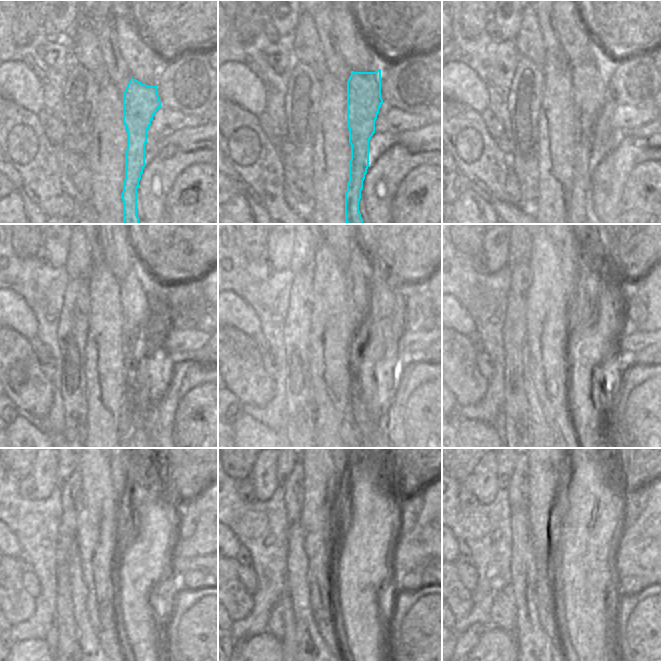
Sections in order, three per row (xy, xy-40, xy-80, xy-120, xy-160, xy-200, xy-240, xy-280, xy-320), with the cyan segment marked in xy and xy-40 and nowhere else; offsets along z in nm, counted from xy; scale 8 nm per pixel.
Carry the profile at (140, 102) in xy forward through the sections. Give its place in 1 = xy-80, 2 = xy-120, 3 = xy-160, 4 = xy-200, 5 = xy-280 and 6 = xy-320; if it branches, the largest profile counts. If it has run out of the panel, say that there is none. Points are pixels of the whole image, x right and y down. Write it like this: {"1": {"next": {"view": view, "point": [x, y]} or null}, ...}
{"1": {"next": {"view": "xy-80", "point": [589, 79]}}, "2": {"next": {"view": "xy-120", "point": [140, 302]}}, "3": {"next": {"view": "xy-160", "point": [360, 286]}}, "4": {"next": {"view": "xy-200", "point": [575, 263]}}, "5": {"next": {"view": "xy-280", "point": [342, 468]}}, "6": {"next": {"view": "xy-320", "point": [564, 468]}}}

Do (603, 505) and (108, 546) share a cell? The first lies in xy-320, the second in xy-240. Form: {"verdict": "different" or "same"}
{"verdict": "different"}

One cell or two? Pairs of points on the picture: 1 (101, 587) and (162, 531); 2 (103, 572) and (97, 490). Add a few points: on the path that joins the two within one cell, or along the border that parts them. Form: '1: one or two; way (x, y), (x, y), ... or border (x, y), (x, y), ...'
1: two; border (121, 551), (117, 573), (117, 596)
2: one; way (100, 552), (95, 543), (97, 510)

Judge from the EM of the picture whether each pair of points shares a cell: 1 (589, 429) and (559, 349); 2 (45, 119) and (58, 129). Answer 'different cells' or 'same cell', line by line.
1: different cells
2: same cell

